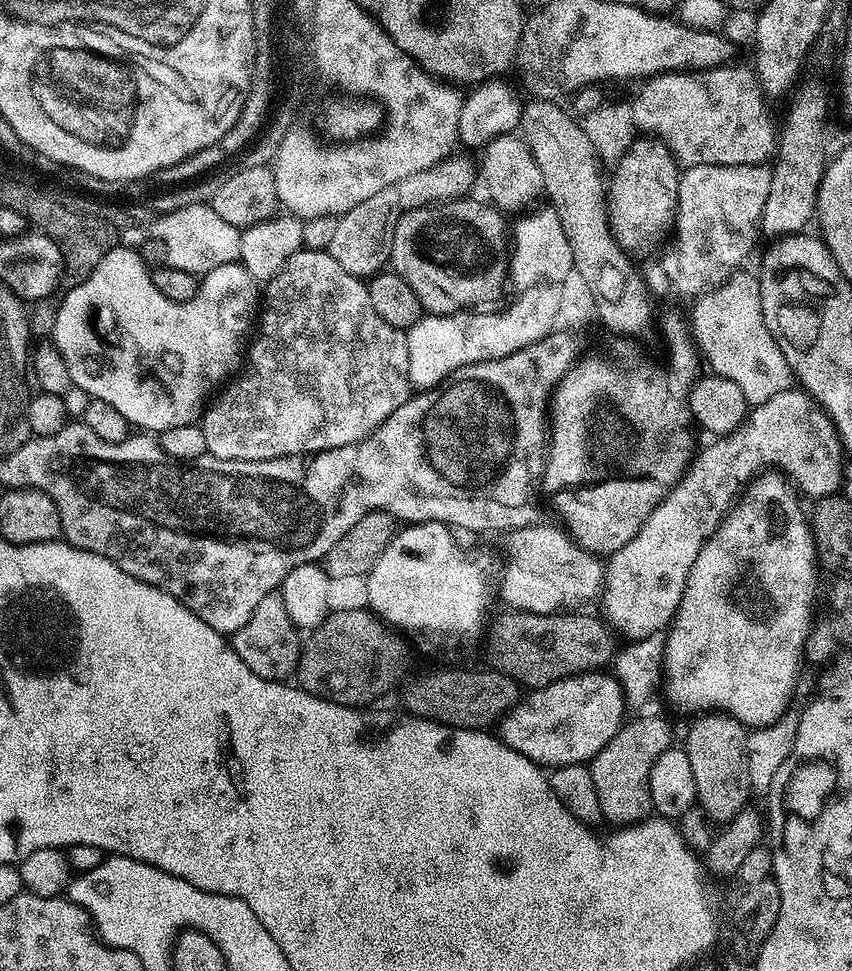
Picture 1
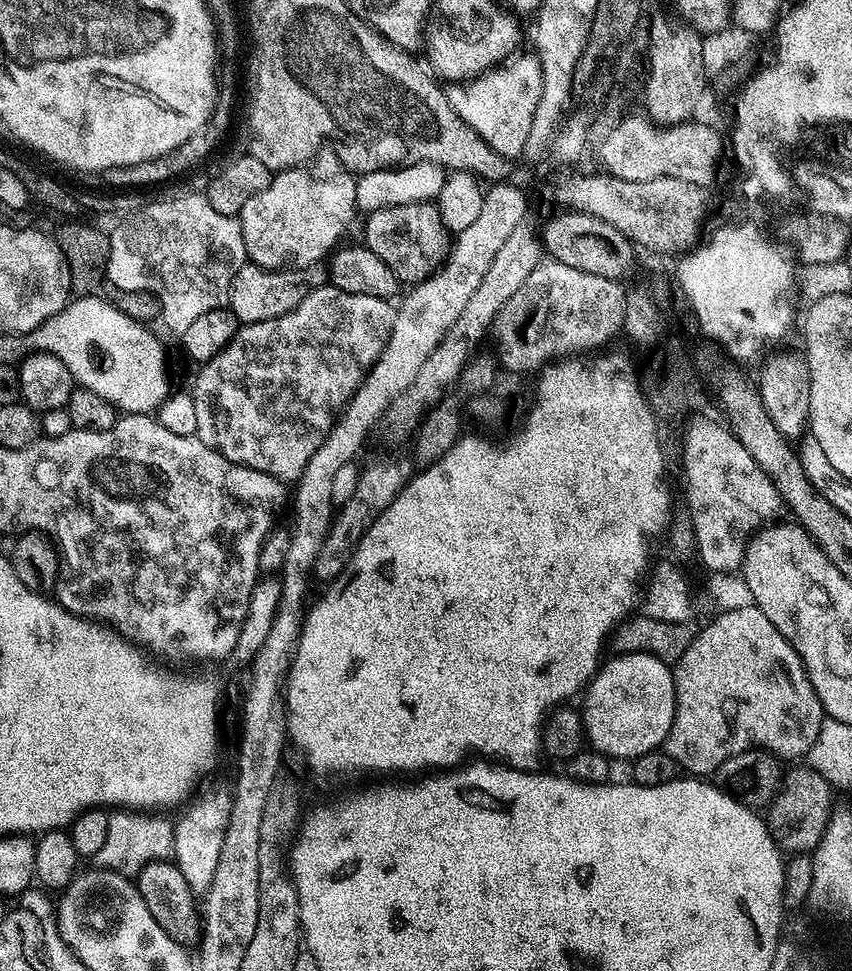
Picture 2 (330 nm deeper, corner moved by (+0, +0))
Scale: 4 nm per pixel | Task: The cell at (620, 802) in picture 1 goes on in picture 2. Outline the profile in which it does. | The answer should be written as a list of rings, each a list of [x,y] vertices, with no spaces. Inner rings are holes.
[[[748,602],[745,608],[732,608],[714,617],[705,628],[701,627],[686,654],[676,661],[674,675],[676,721],[672,723],[662,748],[683,771],[684,768],[688,771],[685,773],[696,778],[711,777],[722,762],[753,750],[767,750],[785,761],[795,756],[807,757],[826,719],[824,707],[806,674],[802,658],[794,646],[778,634],[774,622],[770,622],[770,618],[766,618],[766,614],[762,614],[762,610],[752,602]]]

